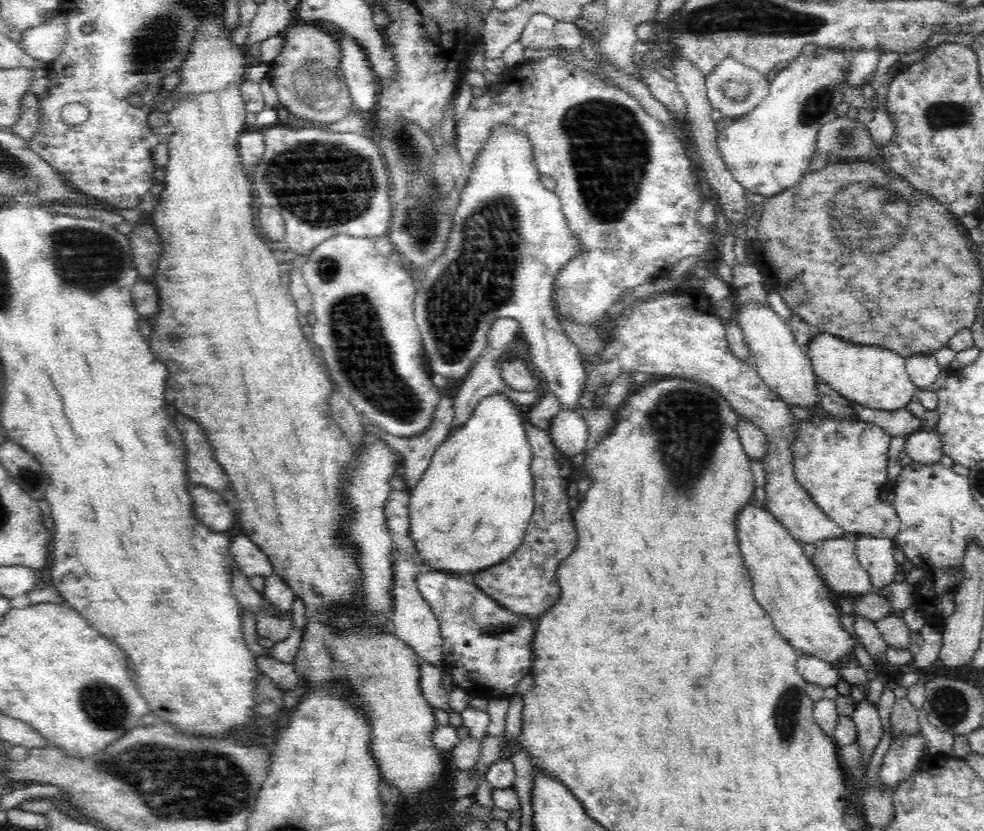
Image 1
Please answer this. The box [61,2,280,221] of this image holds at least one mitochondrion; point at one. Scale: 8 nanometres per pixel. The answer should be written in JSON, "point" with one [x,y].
{"point":[159,42]}

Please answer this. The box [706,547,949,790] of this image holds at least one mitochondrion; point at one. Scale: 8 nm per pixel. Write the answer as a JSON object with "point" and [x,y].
{"point":[787,706]}

